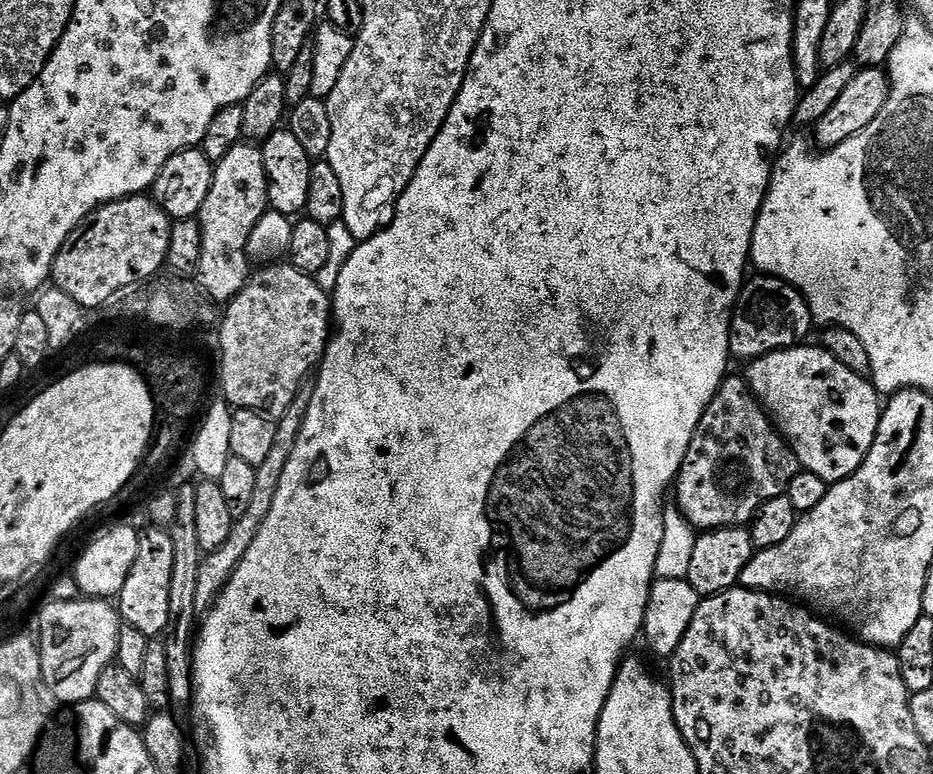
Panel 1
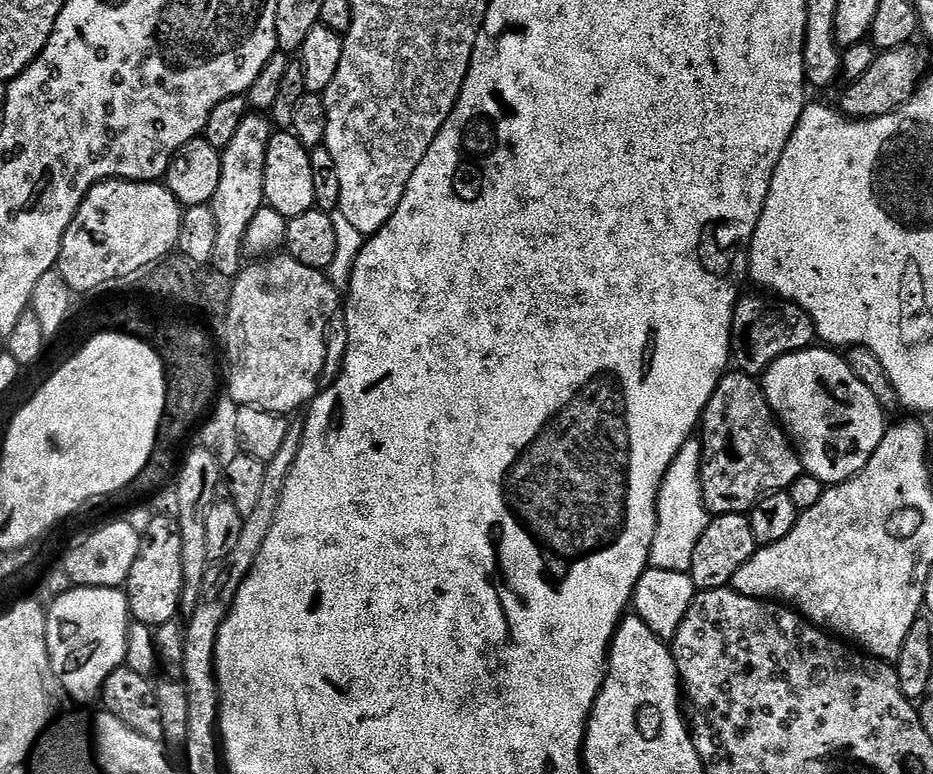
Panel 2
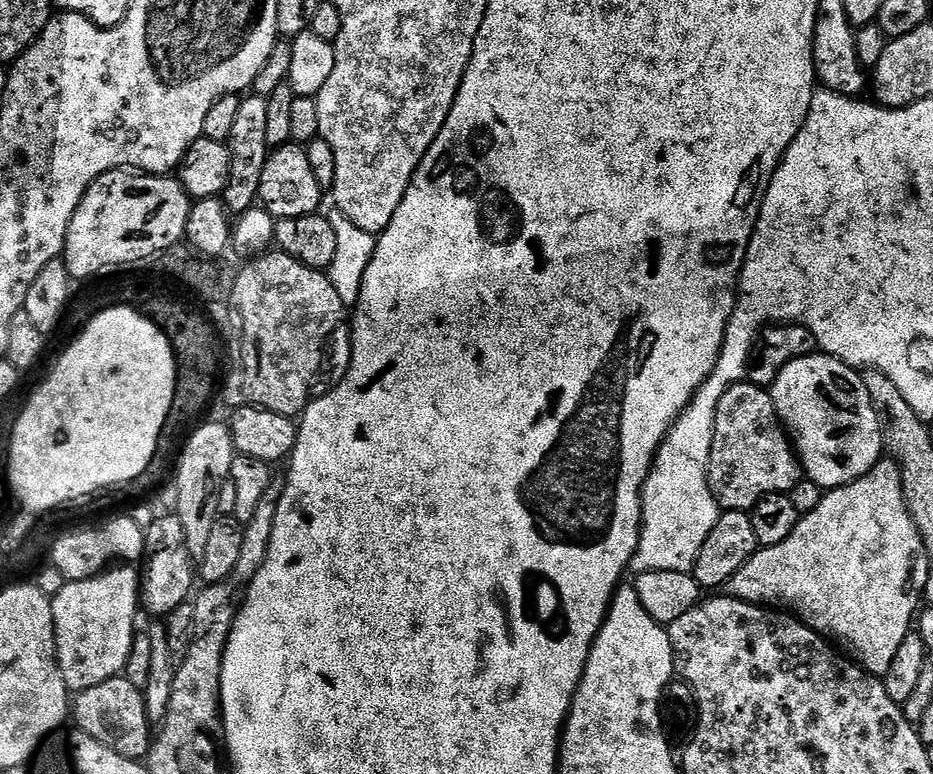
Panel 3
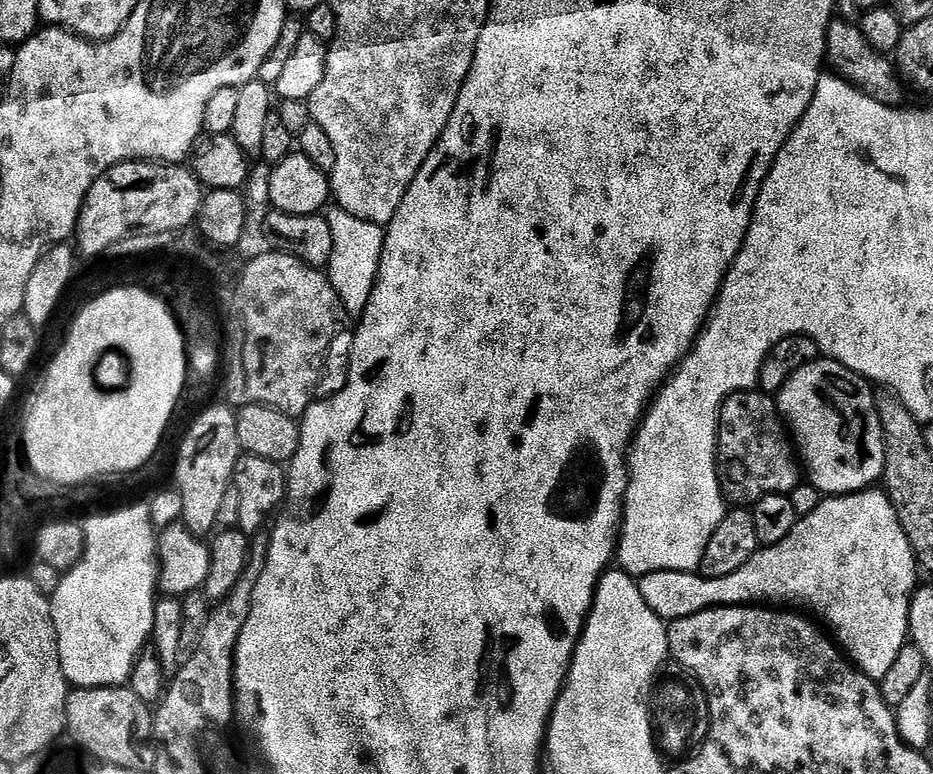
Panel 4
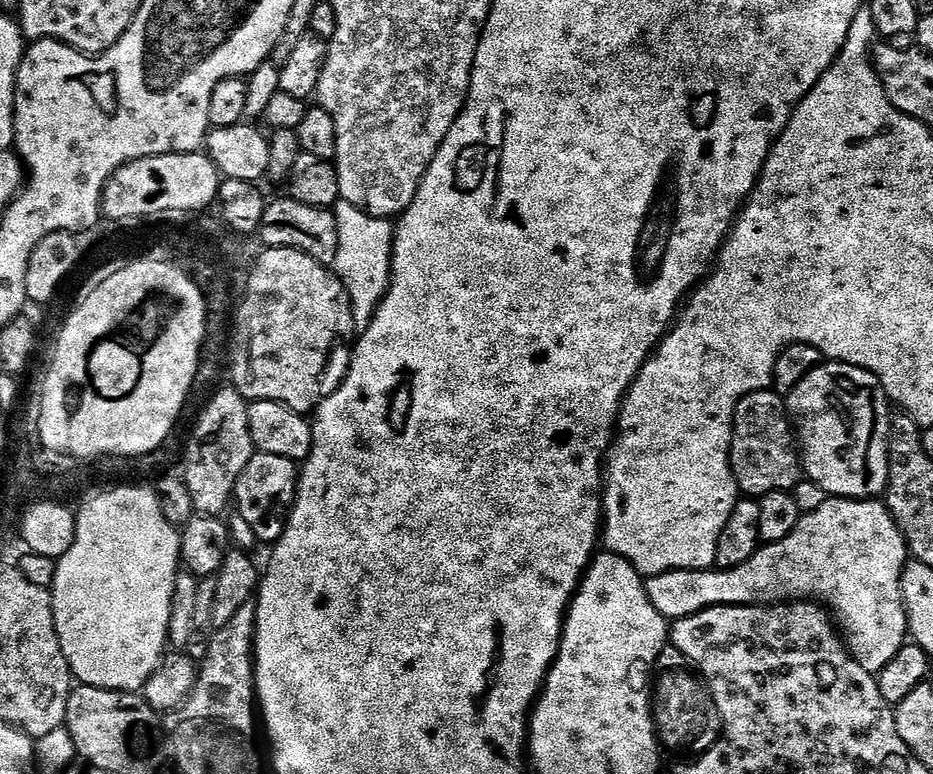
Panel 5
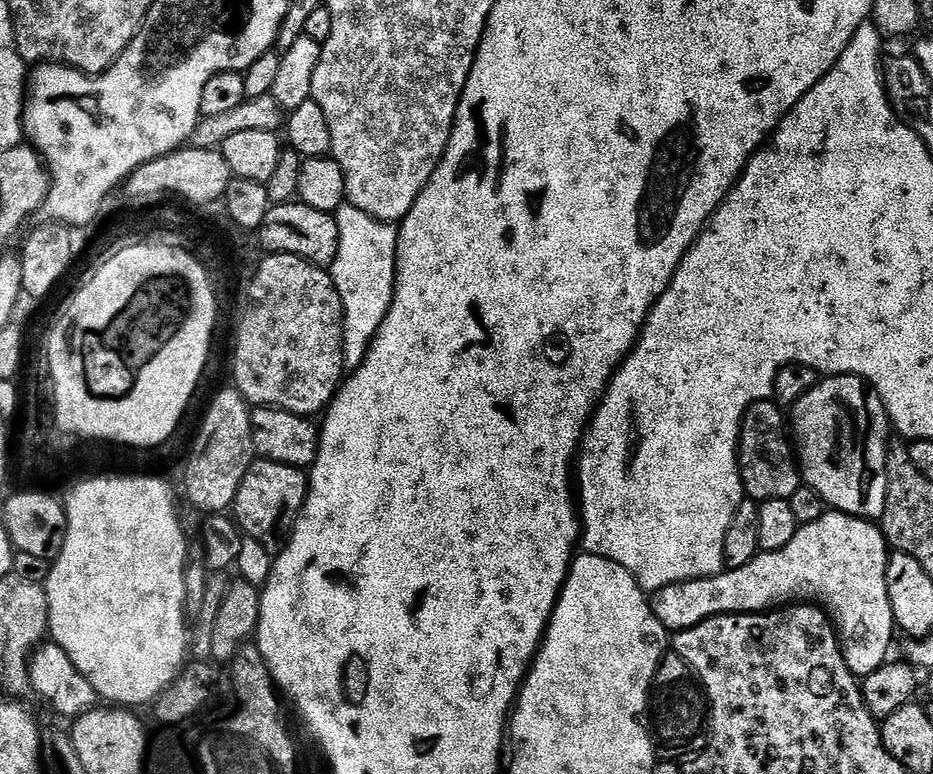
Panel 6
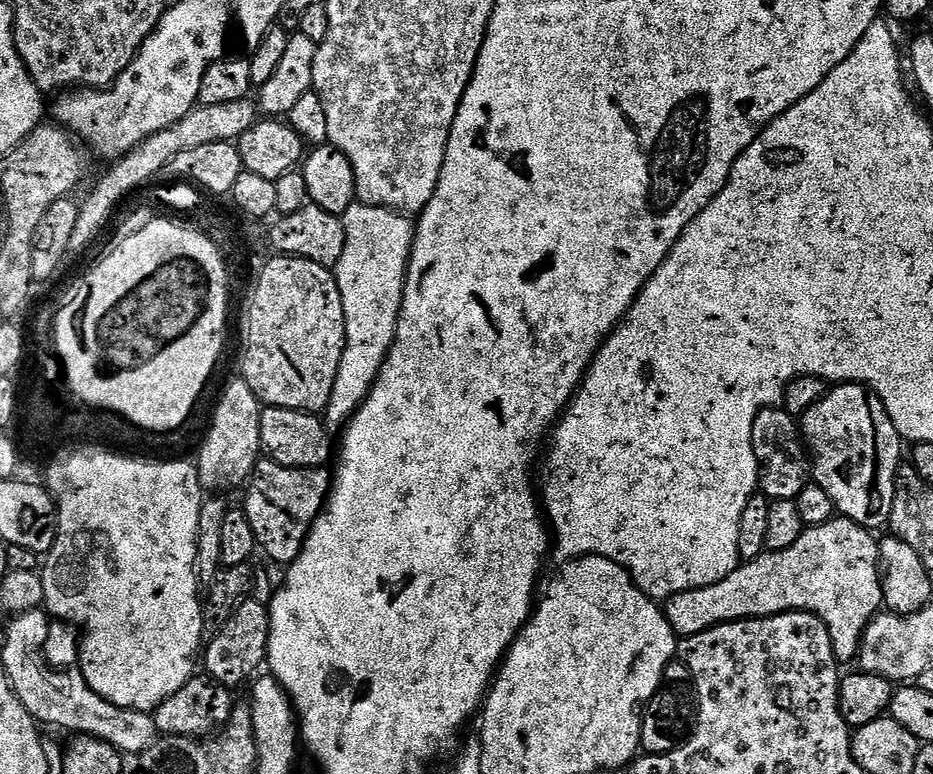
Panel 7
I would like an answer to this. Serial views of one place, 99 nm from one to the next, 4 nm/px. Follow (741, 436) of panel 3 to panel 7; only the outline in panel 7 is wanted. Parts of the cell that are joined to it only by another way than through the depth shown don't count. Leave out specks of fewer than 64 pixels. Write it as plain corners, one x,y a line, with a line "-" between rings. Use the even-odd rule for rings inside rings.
783,407
764,408
754,418
752,427
752,445
756,460
760,463
759,491
767,496
769,501
795,500
802,494
802,490
810,483
810,456
802,443
802,432
797,421

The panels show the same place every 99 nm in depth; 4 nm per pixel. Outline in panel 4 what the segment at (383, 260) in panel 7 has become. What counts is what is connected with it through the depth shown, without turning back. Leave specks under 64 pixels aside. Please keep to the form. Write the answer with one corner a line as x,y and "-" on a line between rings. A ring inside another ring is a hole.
339,206
329,207
326,219
331,237
334,238
332,253
326,265
327,278
340,296
341,305
345,309
353,308
353,313
359,314
364,311
372,287
376,285
380,255
384,249
385,229
379,224
371,224
362,218
352,216

